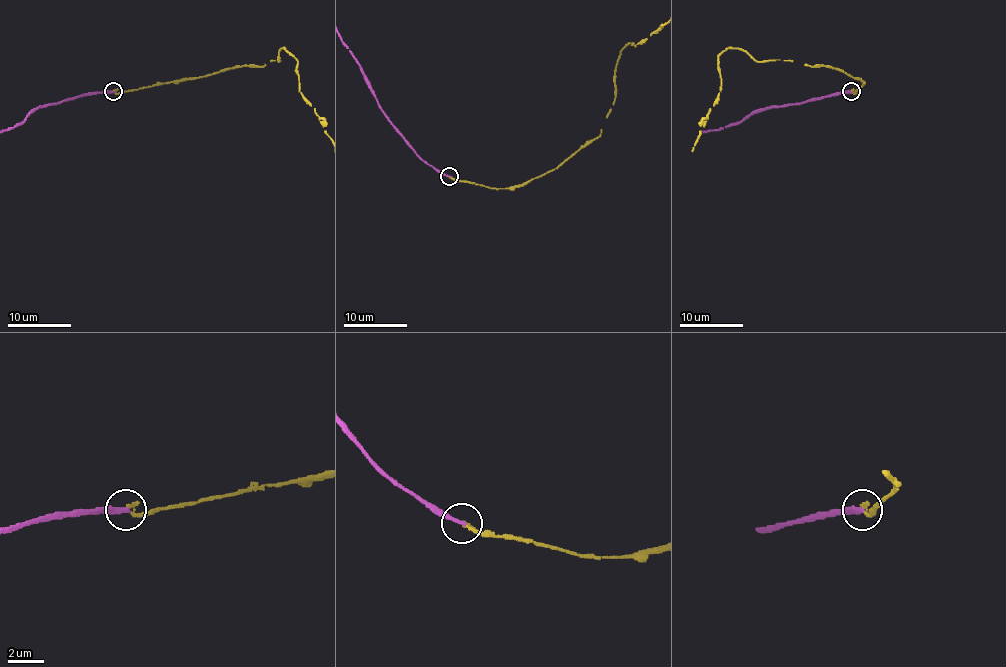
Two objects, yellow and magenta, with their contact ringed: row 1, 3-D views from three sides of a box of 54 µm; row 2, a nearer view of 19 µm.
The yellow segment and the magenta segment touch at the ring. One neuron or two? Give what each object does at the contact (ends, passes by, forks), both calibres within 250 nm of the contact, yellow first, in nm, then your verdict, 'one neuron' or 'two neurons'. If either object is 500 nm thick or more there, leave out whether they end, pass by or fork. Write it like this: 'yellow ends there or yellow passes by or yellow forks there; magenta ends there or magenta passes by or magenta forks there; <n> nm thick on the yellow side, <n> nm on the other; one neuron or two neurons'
yellow ends there; magenta ends there; 160 nm thick on the yellow side, 240 nm on the other; two neurons

